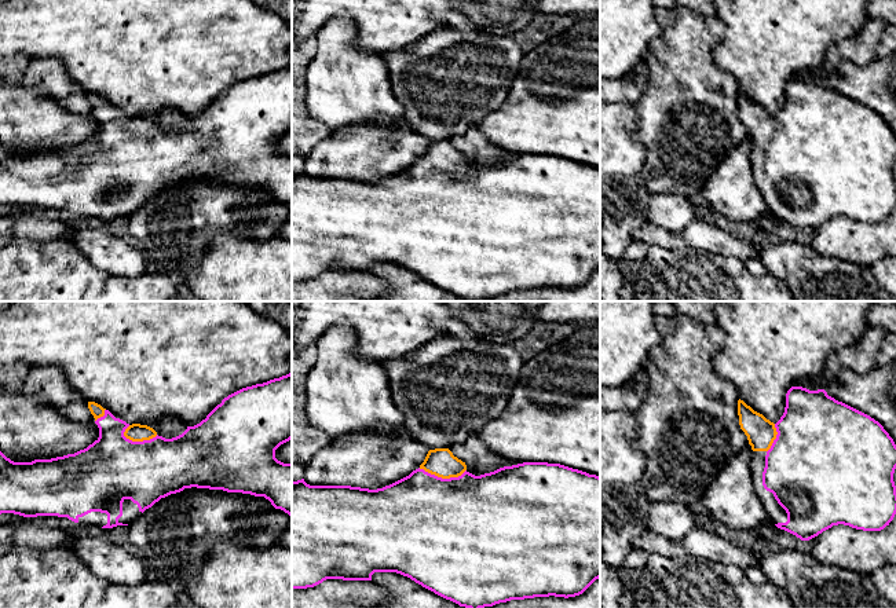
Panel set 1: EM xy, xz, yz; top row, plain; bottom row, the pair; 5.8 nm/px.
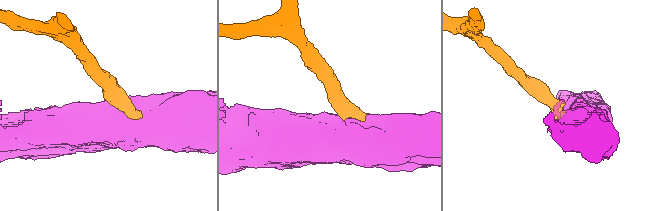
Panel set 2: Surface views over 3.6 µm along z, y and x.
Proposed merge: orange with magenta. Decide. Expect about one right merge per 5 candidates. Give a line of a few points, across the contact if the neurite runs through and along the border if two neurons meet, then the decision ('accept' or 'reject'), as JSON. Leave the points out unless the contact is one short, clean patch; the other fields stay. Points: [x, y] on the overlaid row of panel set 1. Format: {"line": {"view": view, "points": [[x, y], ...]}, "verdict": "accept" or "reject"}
{"line": {"view": "xz", "points": [[441, 462], [442, 478], [438, 520]]}, "verdict": "accept"}

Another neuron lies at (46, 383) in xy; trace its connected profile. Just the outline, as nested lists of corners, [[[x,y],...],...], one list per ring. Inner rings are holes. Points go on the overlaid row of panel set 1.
[[[56,366],[29,367],[21,391],[26,396],[45,400],[73,422],[95,424],[88,400],[67,384]]]

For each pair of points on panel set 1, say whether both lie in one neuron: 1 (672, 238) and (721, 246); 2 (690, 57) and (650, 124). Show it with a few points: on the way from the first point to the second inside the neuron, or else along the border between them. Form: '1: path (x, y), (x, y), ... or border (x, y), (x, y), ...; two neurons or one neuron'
1: path (684, 238), (709, 238); one neuron
2: path (683, 73), (683, 91), (666, 107); one neuron

